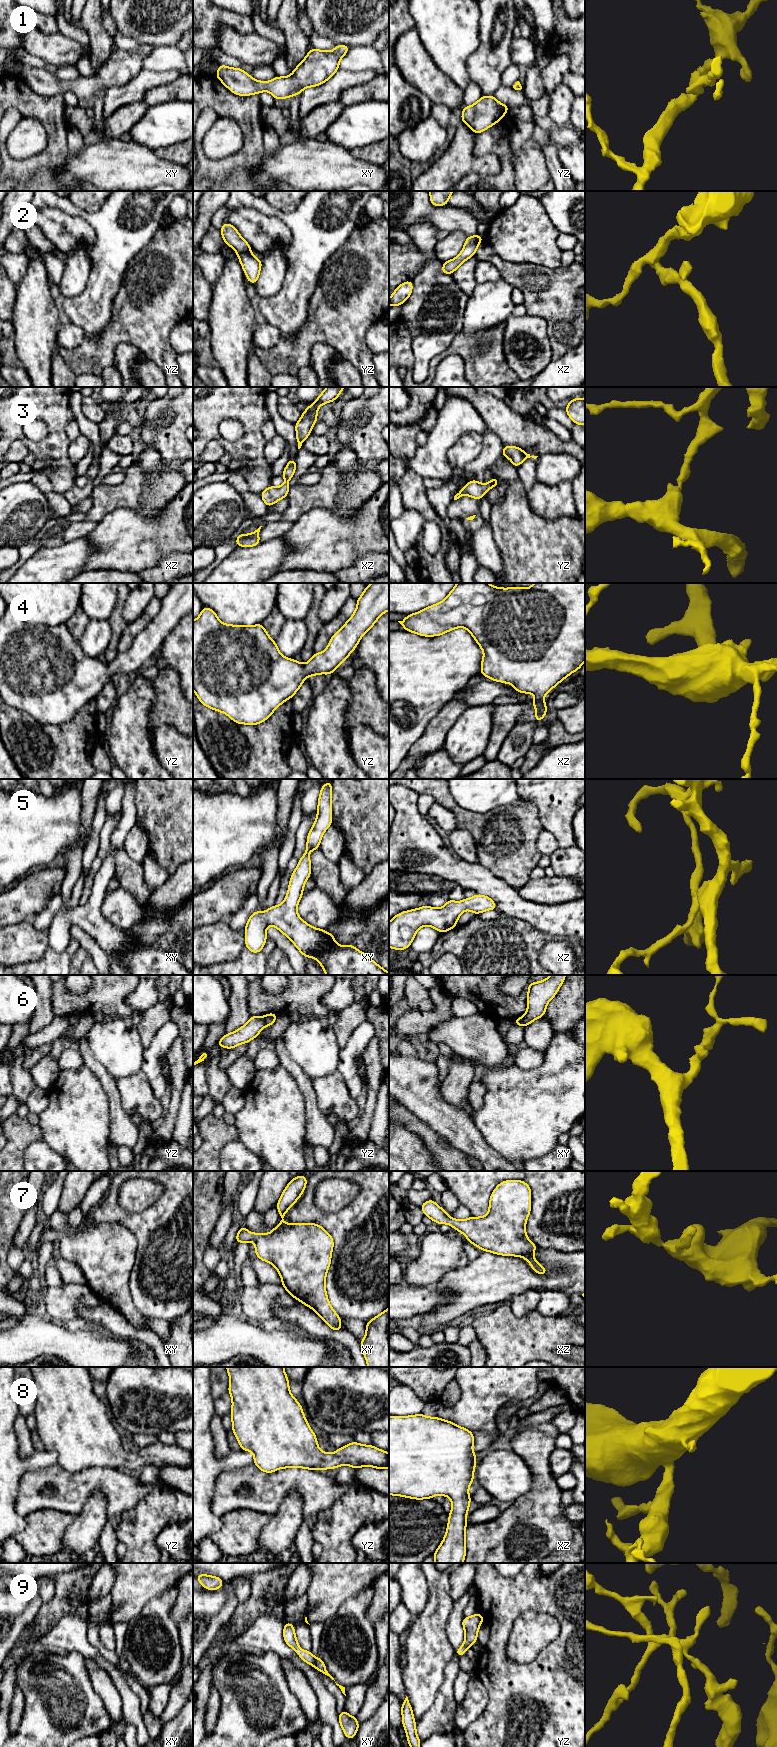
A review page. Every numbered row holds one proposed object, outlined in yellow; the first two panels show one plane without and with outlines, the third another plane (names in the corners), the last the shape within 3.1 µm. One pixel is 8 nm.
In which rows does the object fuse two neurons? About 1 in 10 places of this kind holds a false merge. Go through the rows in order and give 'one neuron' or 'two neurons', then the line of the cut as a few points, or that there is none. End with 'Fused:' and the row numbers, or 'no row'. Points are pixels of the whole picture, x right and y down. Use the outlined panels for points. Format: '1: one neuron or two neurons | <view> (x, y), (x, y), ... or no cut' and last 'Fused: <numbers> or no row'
1: one neuron | no cut
2: two neurons | yz (250, 248), (237, 254)
3: one neuron | no cut
4: one neuron | no cut
5: one neuron | no cut
6: two neurons | yz (263, 1017), (265, 1024)
7: one neuron | no cut
8: one neuron | no cut
9: one neuron | no cut
Fused: 2, 6

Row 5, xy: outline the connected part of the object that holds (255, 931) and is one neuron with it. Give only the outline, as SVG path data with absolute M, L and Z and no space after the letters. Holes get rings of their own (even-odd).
M326 781L320 789L317 818L308 833L307 846L291 875L288 892L281 905L265 912L256 910L245 927L245 946L252 953L263 950L269 925L288 937L304 957L316 959L326 975L389 975L380 965L352 944L341 946L332 933L310 926L297 913L306 880L311 875L309 852L318 850L321 838L332 825L332 783Z

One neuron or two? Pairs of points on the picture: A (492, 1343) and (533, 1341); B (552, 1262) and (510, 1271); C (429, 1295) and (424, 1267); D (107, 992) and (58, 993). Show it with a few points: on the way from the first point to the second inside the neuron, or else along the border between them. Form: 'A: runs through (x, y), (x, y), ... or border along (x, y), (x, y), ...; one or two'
A: runs through (502, 1342), (523, 1341); one
B: runs through (548, 1275), (545, 1278), (523, 1278); one
C: border along (405, 1283), (411, 1286), (430, 1286); two
D: runs through (95, 1000), (70, 1000); one

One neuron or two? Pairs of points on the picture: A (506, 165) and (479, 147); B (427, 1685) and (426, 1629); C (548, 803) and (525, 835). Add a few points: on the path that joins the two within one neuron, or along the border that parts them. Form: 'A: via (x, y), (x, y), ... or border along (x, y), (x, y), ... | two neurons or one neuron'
A: via (503, 157), (493, 147), (487, 147) | one neuron
B: via (426, 1671), (426, 1643) | one neuron
C: border along (524, 797), (536, 805), (537, 816), (543, 829) | two neurons

